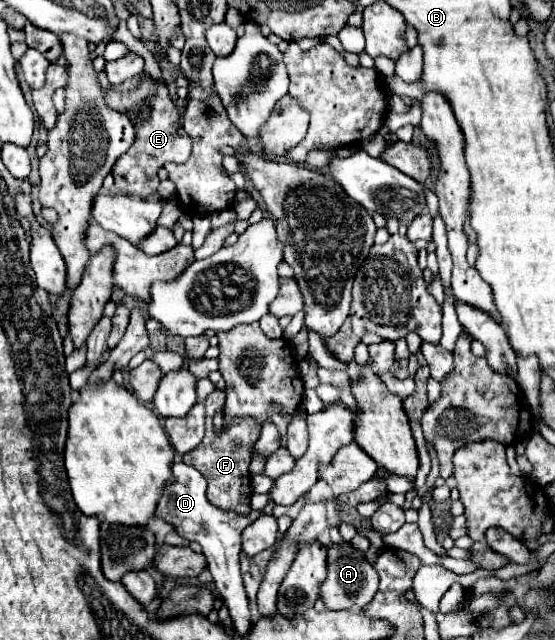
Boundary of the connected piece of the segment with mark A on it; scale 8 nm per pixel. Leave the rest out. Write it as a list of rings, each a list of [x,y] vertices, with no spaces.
[[[350,542],[344,544],[328,544],[326,554],[326,580],[320,584],[320,600],[328,610],[354,610],[362,612],[374,594],[378,592],[378,574],[370,562],[366,562],[364,554],[356,550]]]

